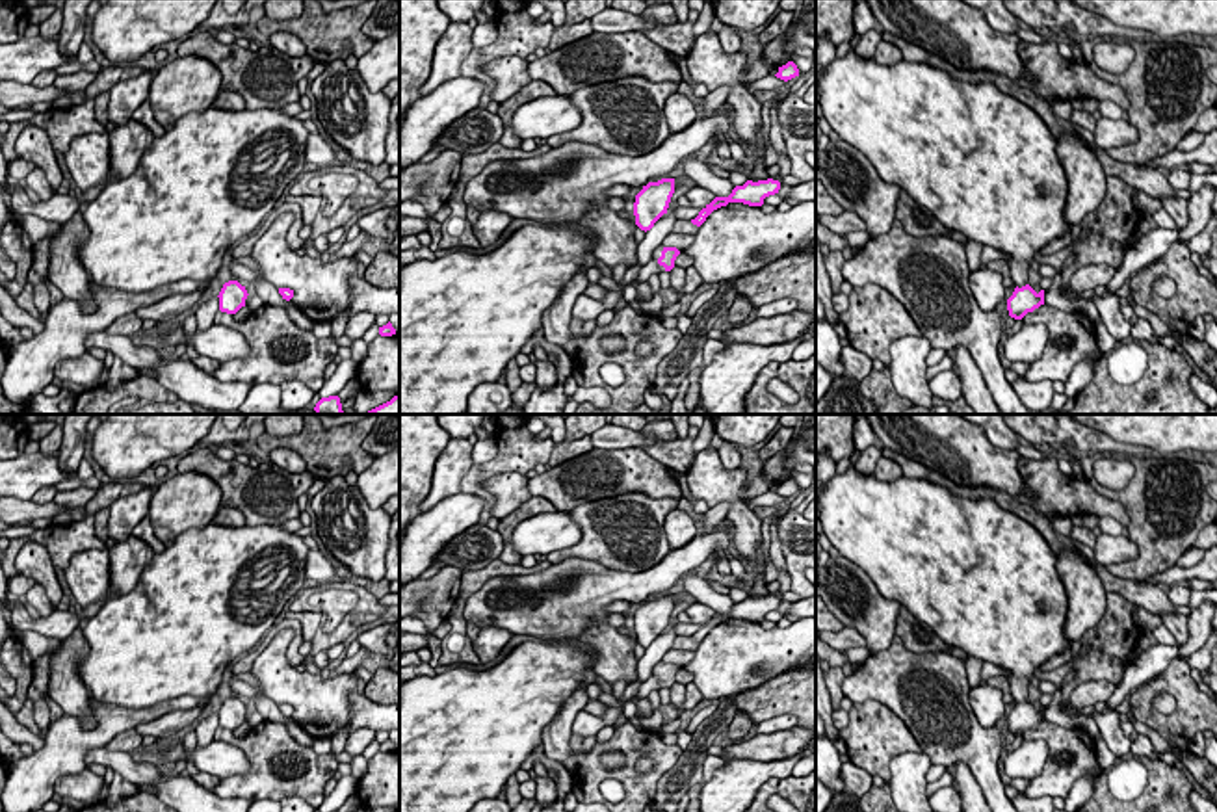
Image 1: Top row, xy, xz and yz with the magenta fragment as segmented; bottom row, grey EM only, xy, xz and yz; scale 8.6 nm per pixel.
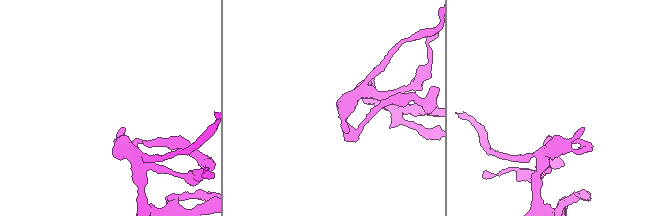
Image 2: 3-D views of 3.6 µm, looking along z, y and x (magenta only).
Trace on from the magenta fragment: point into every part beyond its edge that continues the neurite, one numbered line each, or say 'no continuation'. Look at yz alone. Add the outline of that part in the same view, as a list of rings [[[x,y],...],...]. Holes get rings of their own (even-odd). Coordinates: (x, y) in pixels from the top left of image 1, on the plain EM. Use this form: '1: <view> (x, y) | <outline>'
1: yz (983, 580) | [[[855,466],[825,481],[818,502],[823,533],[840,556],[858,565],[886,600],[905,606],[946,645],[1005,669],[1014,702],[1027,701],[1039,667],[1072,648],[1065,637],[1068,596],[1055,569],[1057,556],[1029,522],[996,502],[953,496],[946,487],[918,478],[879,481]]]

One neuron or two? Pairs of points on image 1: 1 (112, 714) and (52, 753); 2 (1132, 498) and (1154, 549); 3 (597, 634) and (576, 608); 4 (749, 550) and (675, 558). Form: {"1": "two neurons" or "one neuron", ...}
{"1": "one neuron", "2": "one neuron", "3": "two neurons", "4": "two neurons"}

